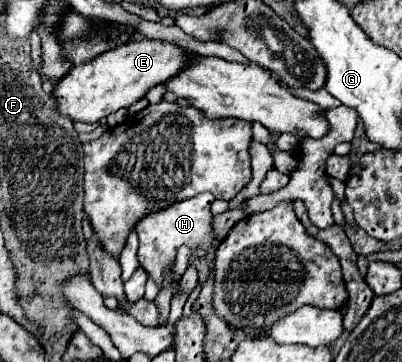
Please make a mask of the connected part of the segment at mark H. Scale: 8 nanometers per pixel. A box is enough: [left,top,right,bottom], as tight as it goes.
[134,193,214,287]

